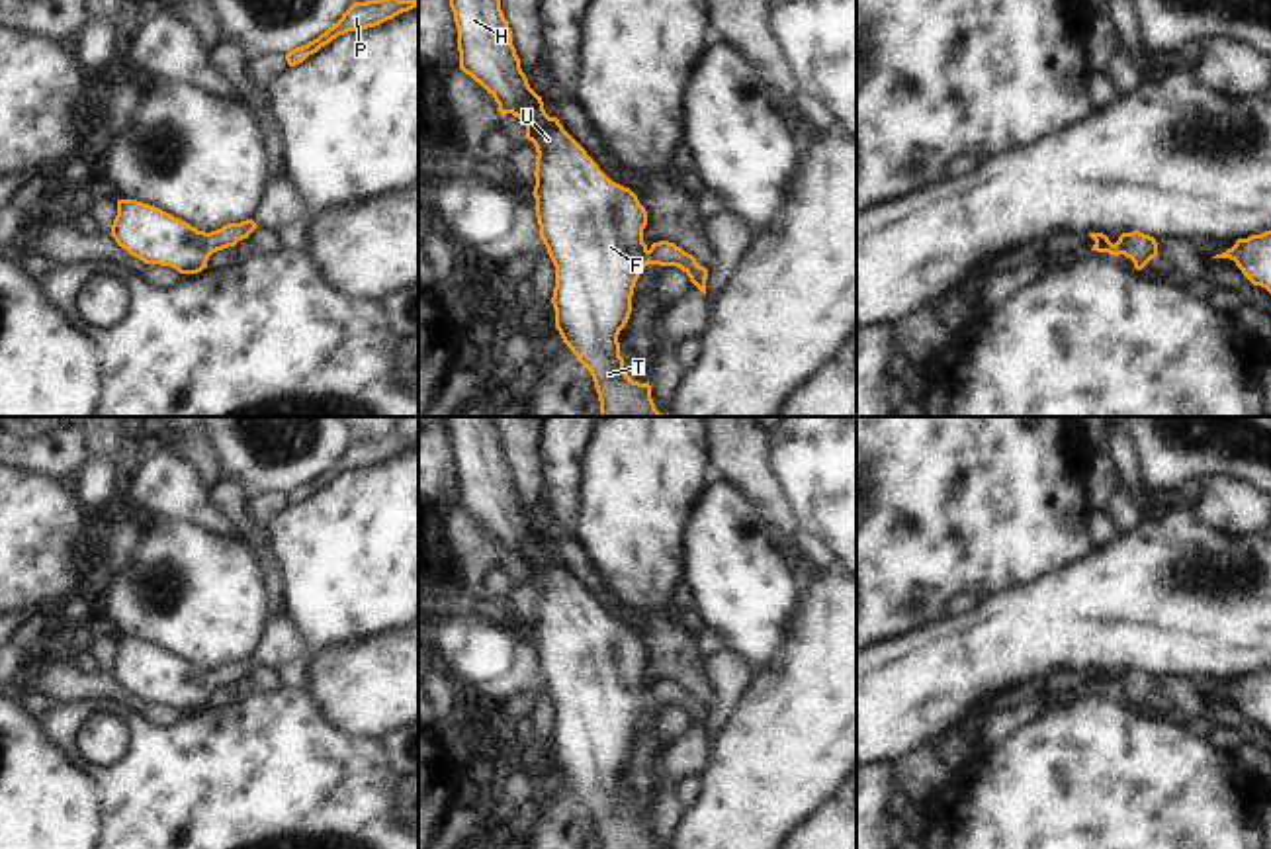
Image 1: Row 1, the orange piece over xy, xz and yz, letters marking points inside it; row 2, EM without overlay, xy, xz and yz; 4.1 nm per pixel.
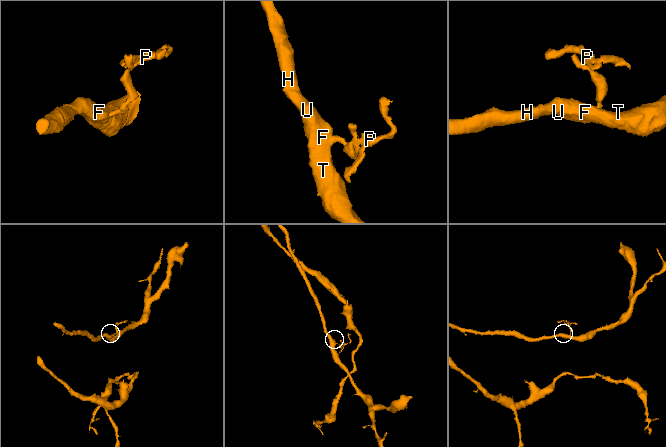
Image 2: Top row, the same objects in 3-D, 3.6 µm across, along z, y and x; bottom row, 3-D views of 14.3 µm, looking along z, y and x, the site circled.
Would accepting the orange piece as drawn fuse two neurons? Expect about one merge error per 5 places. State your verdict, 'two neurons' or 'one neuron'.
one neuron

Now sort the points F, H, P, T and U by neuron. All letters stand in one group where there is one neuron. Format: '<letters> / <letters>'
F H P T U

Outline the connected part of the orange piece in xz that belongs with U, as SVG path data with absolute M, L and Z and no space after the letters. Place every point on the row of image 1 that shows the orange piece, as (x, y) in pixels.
M450 0L458 27L460 68L479 82L499 104L501 115L512 113L526 125L526 137L536 147L536 217L540 239L555 266L553 309L555 329L563 342L592 376L600 417L669 417L655 409L651 385L634 381L624 372L618 335L632 313L632 295L647 264L677 266L706 295L708 270L680 246L659 241L647 246L643 229L647 211L637 196L612 182L587 151L549 117L512 45L512 31L501 10L501 0Z

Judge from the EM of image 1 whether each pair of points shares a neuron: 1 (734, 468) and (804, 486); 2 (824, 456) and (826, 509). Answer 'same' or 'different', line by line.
1: different
2: same

